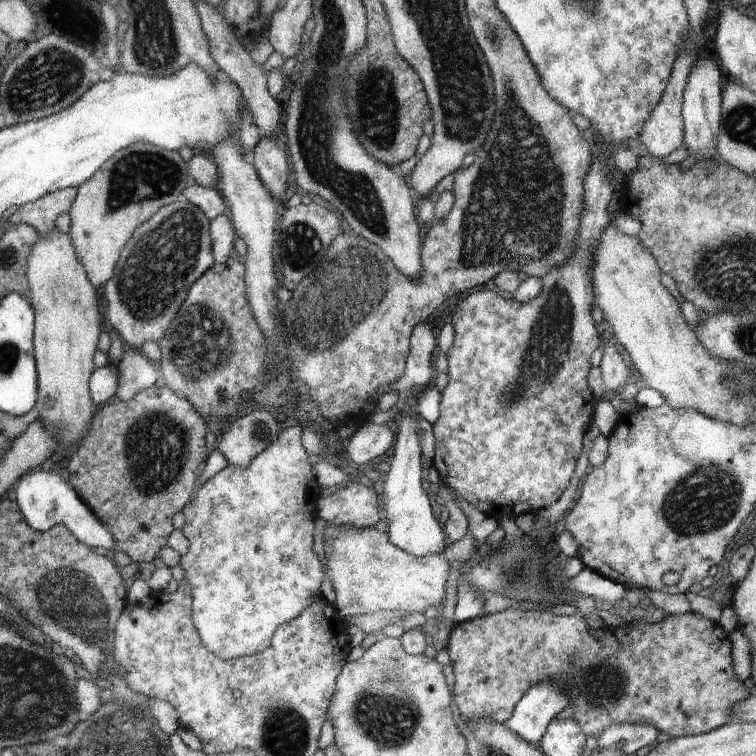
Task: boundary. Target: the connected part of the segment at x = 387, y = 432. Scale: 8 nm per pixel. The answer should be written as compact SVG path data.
M370 422L361 423L353 434L346 448L350 458L360 465L361 469L369 467L370 460L378 458L394 443L395 432L384 425Z

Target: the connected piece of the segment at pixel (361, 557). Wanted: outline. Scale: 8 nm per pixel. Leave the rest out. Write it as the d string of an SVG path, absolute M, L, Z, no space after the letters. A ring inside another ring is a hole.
M327 521L323 537L327 559L325 580L332 584L336 594L333 605L343 618L347 615L372 614L372 612L382 611L424 614L426 610L437 608L445 601L450 566L440 549L436 549L432 554L413 554L393 545L389 541L388 534L376 528L346 528L346 526L328 524Z

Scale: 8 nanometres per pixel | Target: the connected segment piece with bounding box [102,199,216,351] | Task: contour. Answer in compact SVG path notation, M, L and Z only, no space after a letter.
M182 199L163 206L144 224L140 224L130 240L126 242L124 250L114 268L112 278L104 284L104 298L106 308L102 311L105 324L114 328L126 347L141 351L147 341L160 342L168 330L172 320L176 318L178 310L182 308L192 284L216 263L210 240L211 220L193 204Z

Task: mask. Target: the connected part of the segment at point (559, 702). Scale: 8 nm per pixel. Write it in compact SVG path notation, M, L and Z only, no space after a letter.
M556 682L532 684L514 707L512 716L504 722L510 732L516 732L528 744L539 744L550 720L567 711L568 694Z

